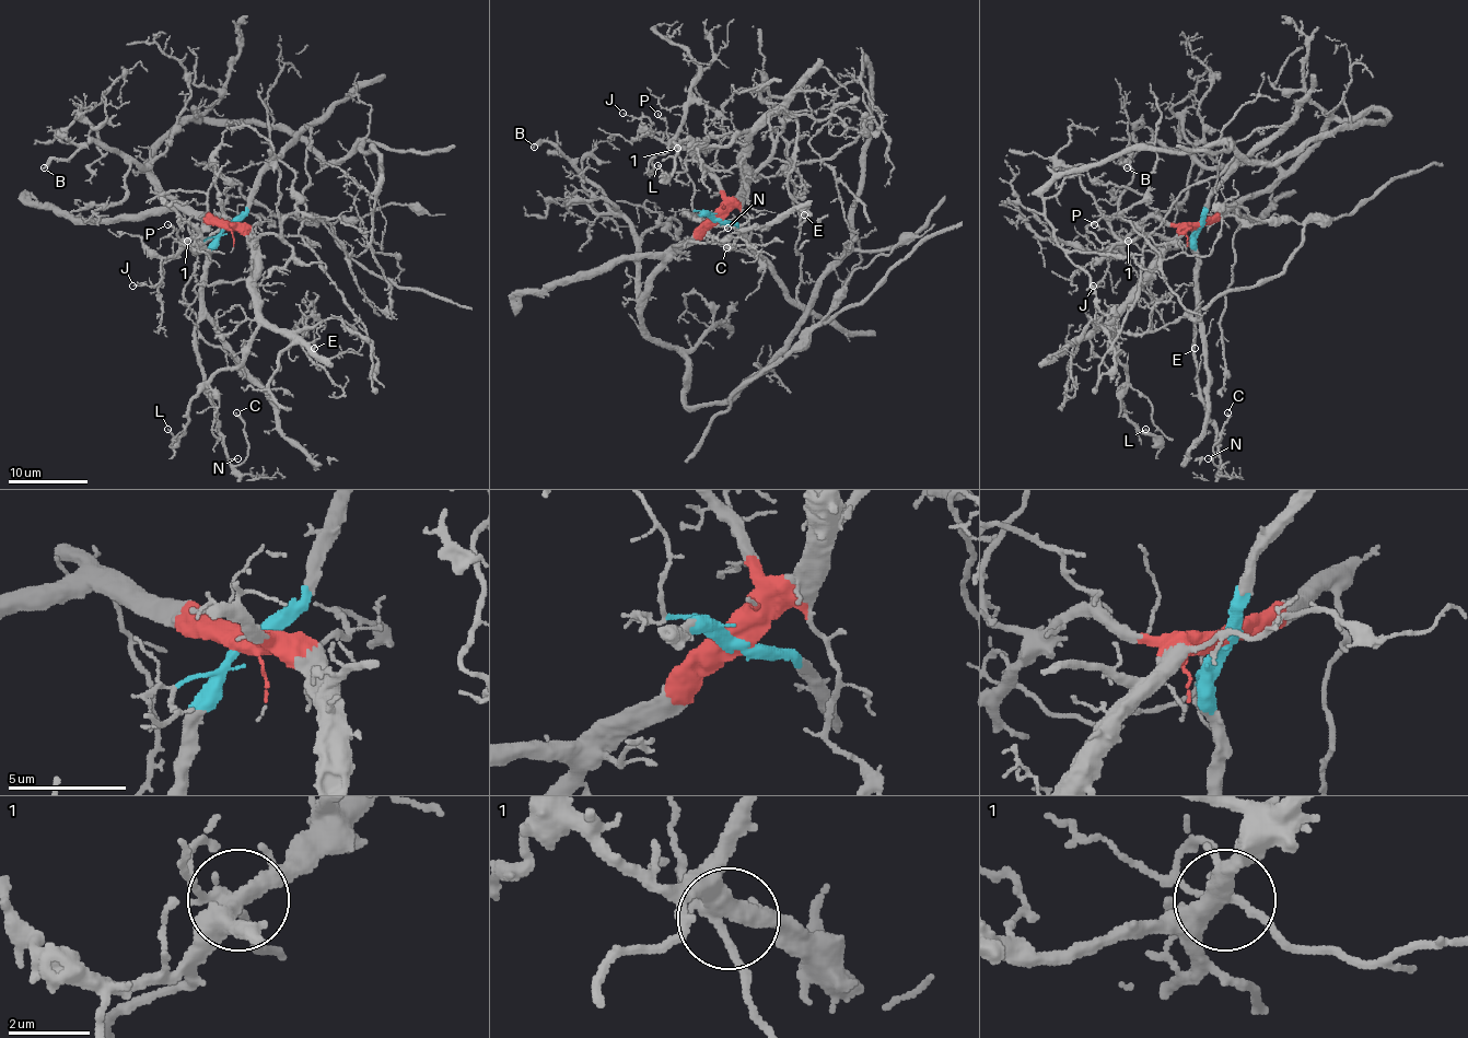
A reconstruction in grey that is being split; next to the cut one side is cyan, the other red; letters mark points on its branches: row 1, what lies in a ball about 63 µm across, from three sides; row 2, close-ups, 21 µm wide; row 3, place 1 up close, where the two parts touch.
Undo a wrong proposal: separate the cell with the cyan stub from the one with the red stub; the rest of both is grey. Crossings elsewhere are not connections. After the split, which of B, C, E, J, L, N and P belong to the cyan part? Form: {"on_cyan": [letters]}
{"on_cyan": ["C", "N", "P"]}

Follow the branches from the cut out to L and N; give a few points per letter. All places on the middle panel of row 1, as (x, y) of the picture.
L: (715, 219), (742, 187), (747, 131), (725, 146), (698, 146), (684, 139), (668, 175), (659, 165)
N: (715, 219), (712, 214), (684, 214), (696, 219), (712, 236), (727, 229)

